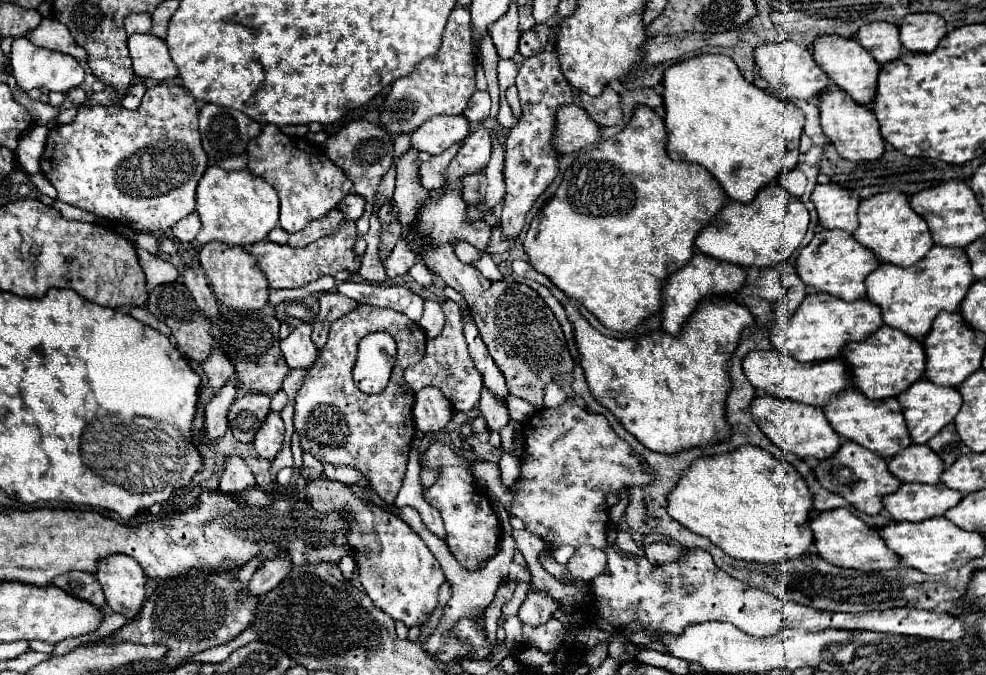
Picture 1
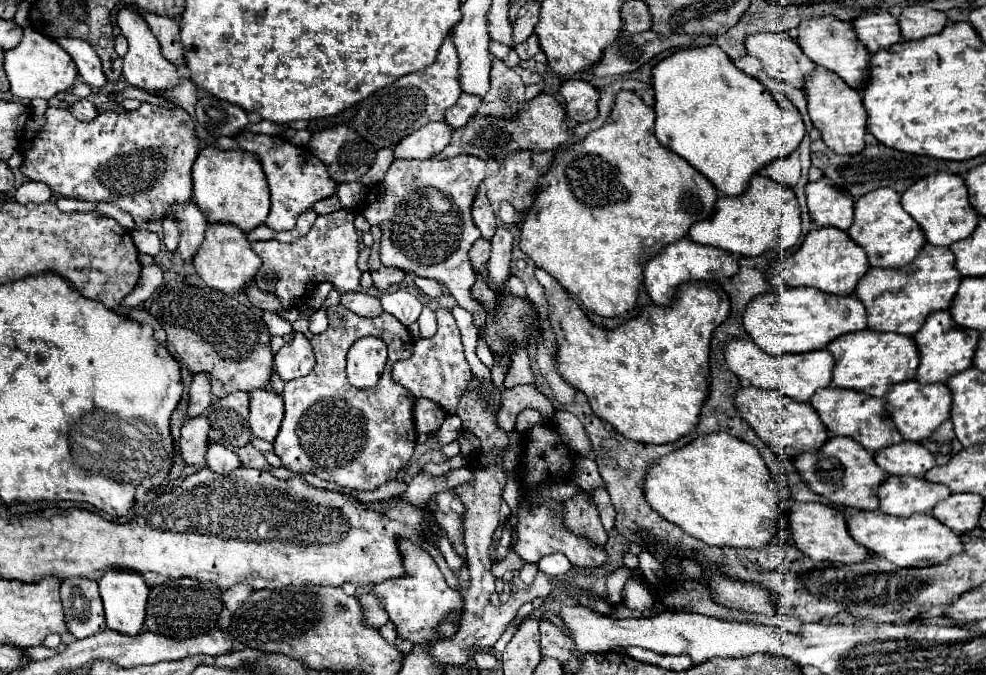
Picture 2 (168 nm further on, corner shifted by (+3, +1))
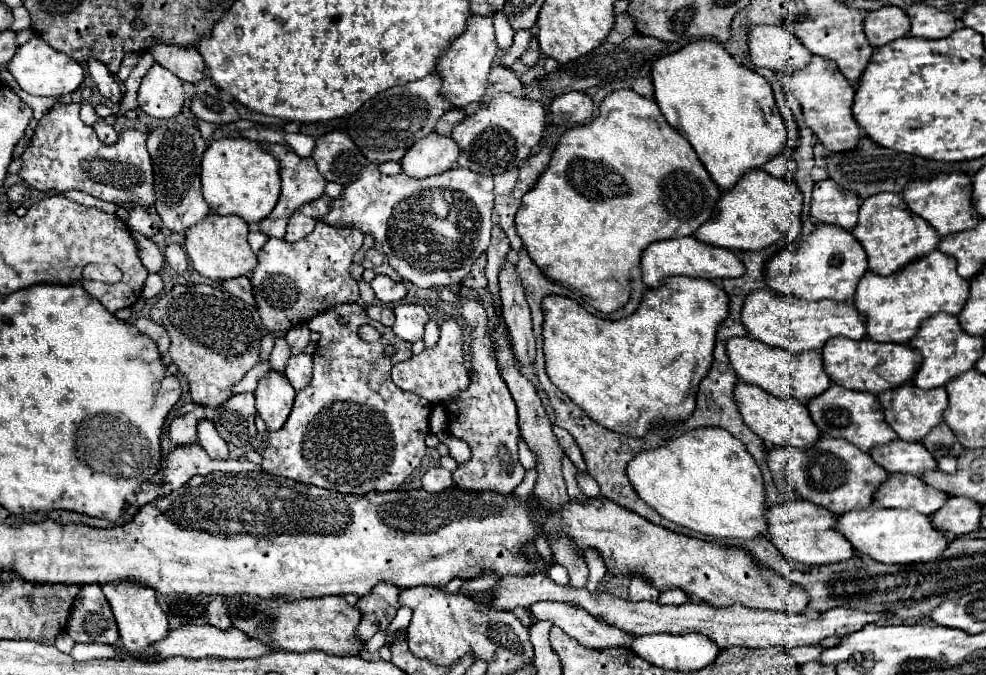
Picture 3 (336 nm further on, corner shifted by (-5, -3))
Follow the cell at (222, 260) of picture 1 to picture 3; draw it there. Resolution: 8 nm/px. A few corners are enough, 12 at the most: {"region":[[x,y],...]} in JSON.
{"region":[[210,212],[188,228],[194,270],[216,282],[250,276],[256,254],[240,216]]}

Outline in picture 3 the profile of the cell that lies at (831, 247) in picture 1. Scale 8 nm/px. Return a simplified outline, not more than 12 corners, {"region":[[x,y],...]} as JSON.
{"region":[[818,224],[765,265],[770,289],[850,302],[868,270],[850,230]]}

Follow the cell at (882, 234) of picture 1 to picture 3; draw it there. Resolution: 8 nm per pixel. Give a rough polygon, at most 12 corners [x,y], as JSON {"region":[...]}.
{"region":[[900,194],[862,202],[852,234],[880,276],[934,252],[938,232]]}

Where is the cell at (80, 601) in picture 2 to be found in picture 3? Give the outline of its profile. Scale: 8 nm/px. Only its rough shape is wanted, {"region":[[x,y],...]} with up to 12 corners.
{"region":[[100,586],[74,600],[66,632],[74,642],[120,644]]}

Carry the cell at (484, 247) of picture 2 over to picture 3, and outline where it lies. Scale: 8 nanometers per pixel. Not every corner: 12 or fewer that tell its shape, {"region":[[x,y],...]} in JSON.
{"region":[[486,254],[474,260],[472,272],[464,278],[466,288],[484,288],[488,284],[484,266]]}

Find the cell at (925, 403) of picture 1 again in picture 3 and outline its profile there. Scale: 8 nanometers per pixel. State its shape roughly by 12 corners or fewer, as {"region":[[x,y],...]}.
{"region":[[912,382],[878,396],[900,440],[922,442],[942,422],[946,388]]}

